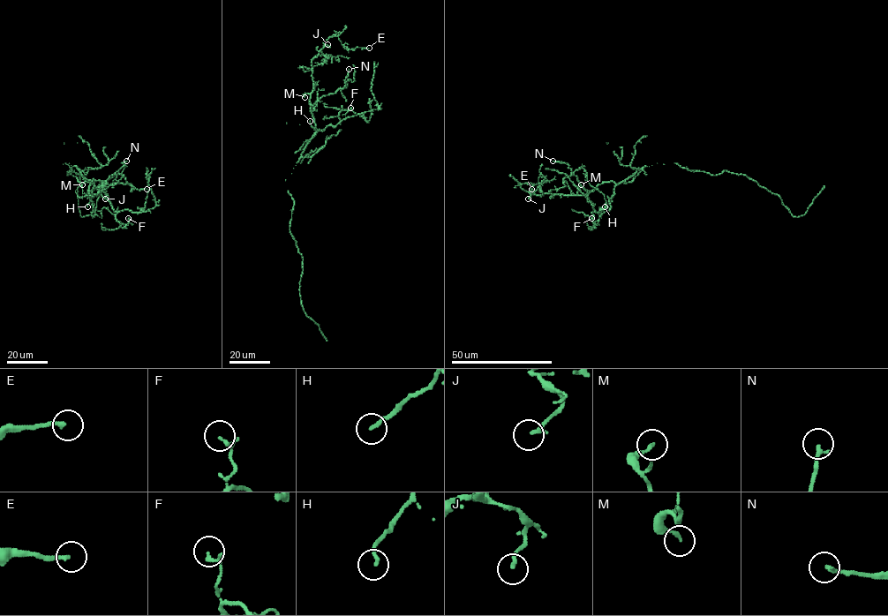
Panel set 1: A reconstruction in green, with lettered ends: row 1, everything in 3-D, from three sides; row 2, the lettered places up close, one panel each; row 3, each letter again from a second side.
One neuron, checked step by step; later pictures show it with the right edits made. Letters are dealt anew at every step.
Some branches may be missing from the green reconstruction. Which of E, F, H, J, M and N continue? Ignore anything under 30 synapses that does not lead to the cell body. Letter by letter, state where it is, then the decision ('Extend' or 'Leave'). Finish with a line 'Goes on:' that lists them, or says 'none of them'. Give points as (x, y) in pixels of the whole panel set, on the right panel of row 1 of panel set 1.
E: Place: (531, 189). Leave
F: Place: (591, 218). Leave
H: Place: (605, 206). Leave
J: Place: (528, 199). Leave
M: Place: (581, 184). Leave
N: Place: (553, 161). Leave
Goes on: none of them

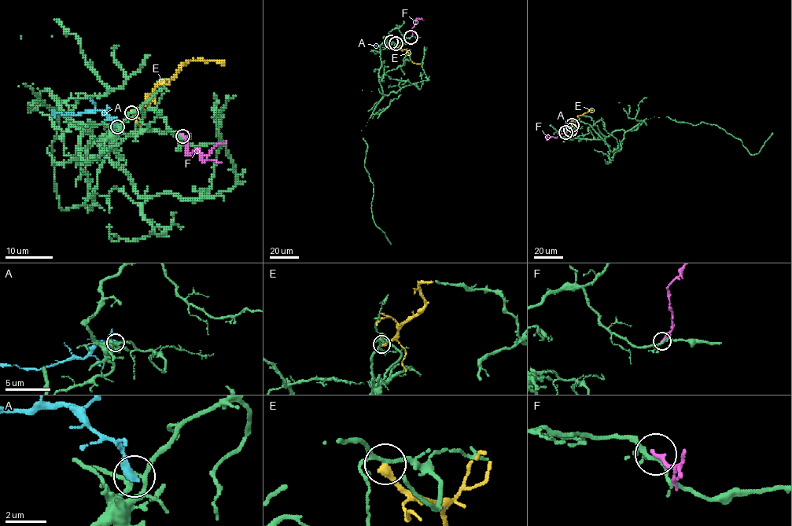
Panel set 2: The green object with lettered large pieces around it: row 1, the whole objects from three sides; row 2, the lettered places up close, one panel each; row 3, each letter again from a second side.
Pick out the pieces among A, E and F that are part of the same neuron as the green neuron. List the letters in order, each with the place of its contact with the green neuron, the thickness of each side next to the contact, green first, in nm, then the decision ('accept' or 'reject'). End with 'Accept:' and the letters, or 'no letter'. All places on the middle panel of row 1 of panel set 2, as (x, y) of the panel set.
A: contact (391, 42); calibres 150 and 400 nm; reject
E: contact (396, 43); calibres 140 and 320 nm; reject
F: contact (410, 37); calibres 150 and 200 nm; reject
Accept: no letter

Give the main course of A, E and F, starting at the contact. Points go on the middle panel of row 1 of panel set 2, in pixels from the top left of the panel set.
A: (391, 42), (379, 46), (372, 45)
E: (396, 43), (401, 50), (405, 49), (413, 62), (423, 64)
F: (410, 37), (416, 19), (424, 20)

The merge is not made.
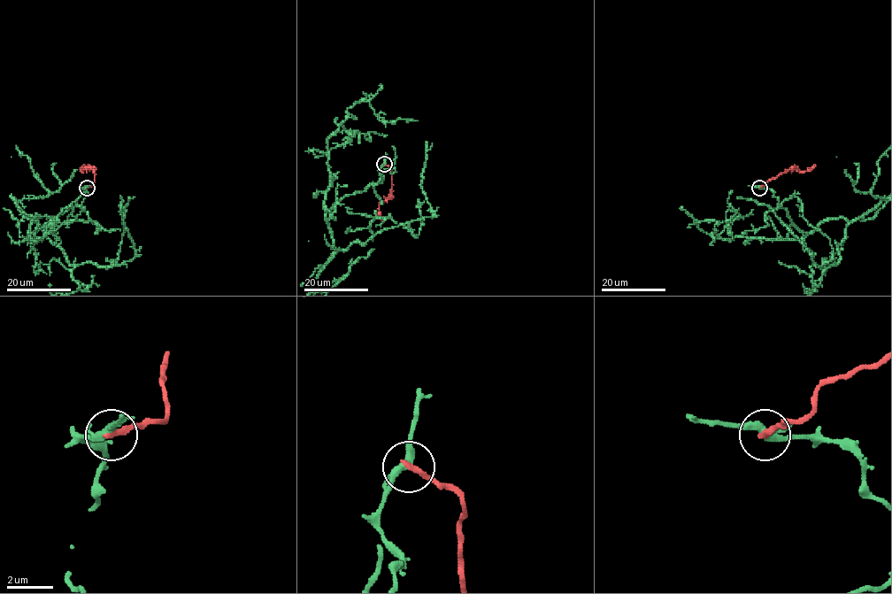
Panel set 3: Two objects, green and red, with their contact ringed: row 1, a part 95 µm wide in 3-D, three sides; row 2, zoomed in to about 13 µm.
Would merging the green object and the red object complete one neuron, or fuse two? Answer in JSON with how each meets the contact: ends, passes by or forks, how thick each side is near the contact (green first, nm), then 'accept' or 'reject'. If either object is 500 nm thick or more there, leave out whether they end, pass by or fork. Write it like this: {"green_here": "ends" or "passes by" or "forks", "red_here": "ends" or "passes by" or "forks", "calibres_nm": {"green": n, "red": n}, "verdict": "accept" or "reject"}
{"green_here": "passes by", "red_here": "ends", "calibres_nm": {"green": 320, "red": 240}, "verdict": "reject"}

